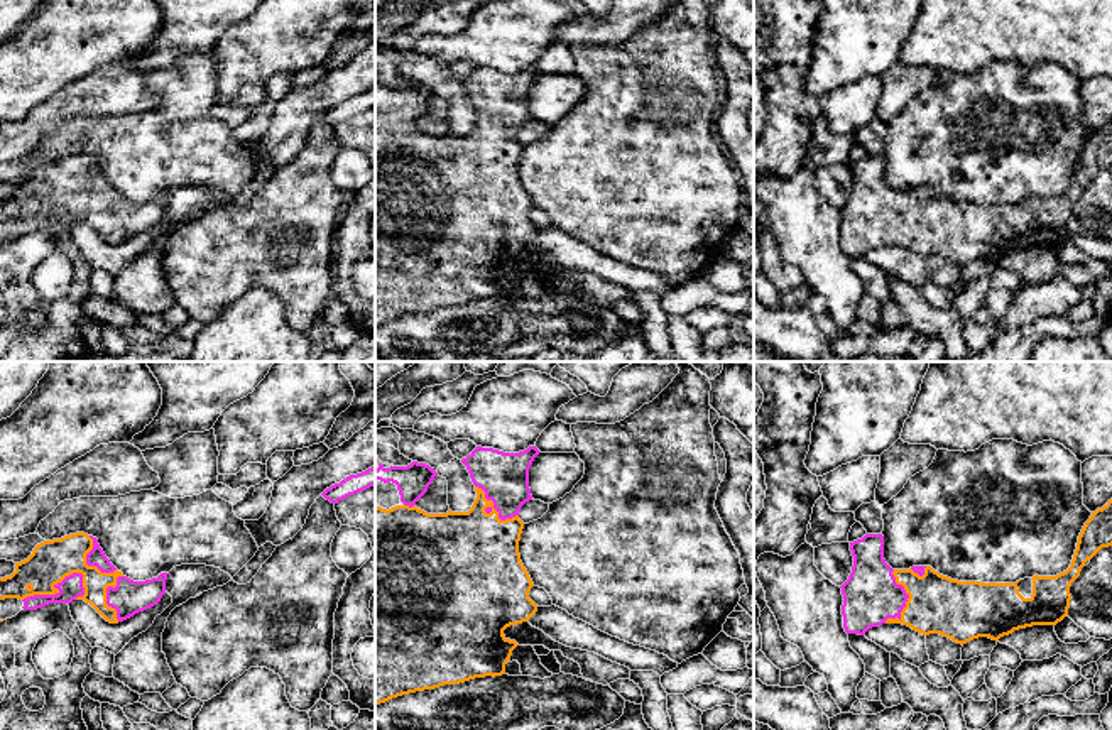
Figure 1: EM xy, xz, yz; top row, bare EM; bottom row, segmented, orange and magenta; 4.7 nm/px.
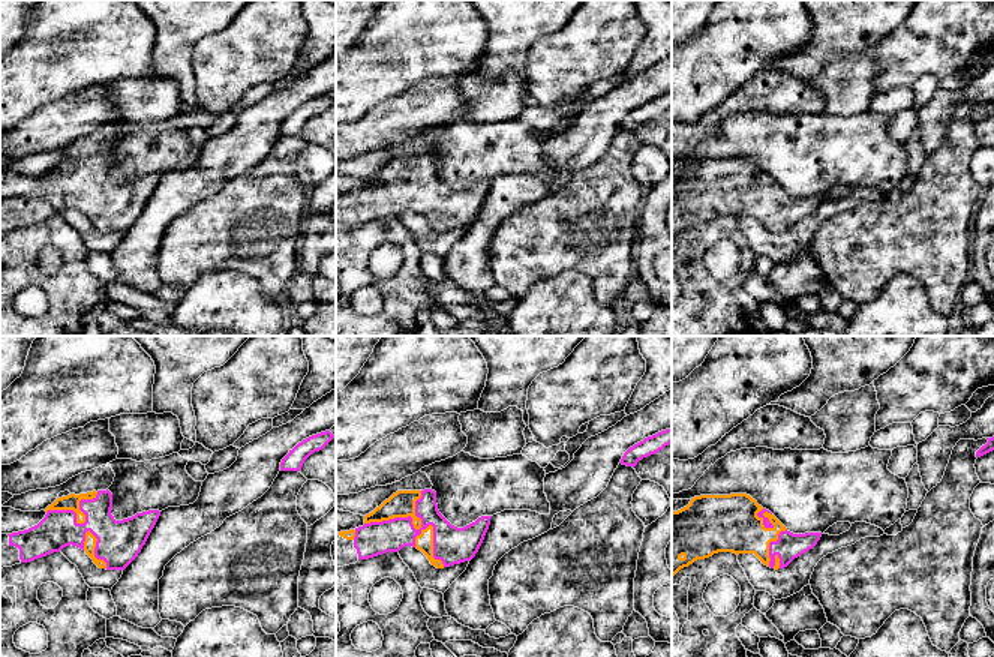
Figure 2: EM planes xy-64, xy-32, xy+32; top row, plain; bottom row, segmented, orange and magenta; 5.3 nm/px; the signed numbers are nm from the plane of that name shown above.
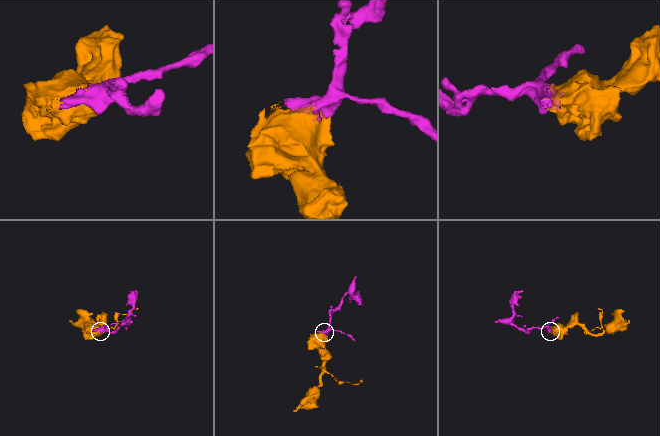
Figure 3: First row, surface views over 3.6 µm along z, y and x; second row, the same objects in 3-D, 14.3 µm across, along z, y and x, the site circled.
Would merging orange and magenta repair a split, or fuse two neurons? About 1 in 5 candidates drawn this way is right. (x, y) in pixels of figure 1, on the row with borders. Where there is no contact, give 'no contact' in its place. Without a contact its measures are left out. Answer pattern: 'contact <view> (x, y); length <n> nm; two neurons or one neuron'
contact xy (56, 592); length 320 nm; one neuron

